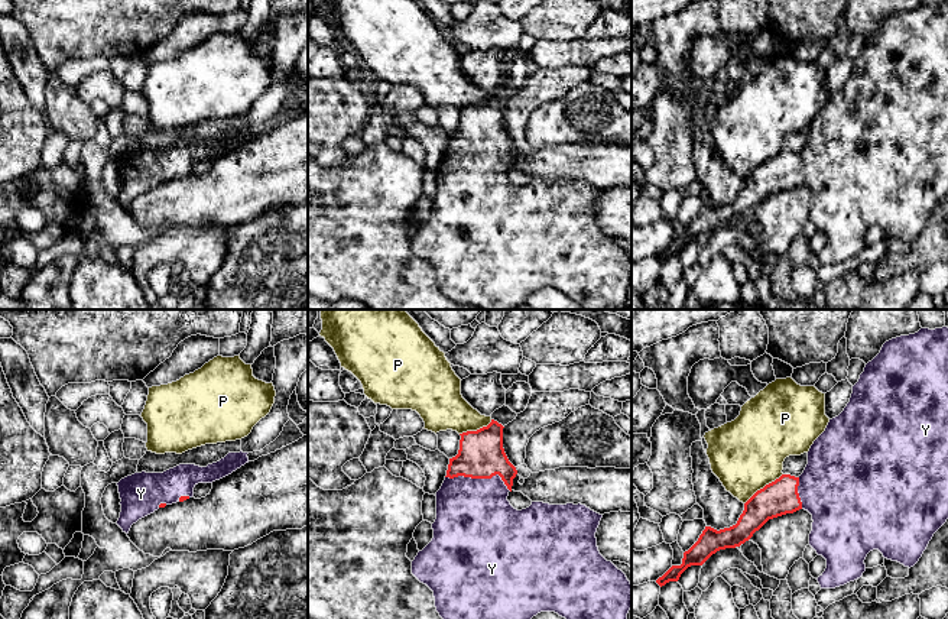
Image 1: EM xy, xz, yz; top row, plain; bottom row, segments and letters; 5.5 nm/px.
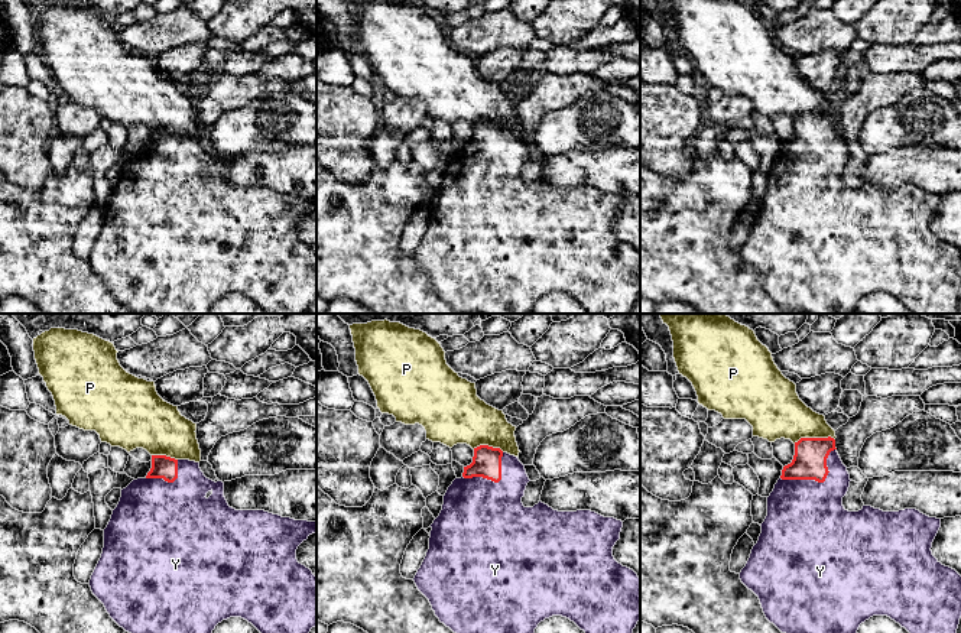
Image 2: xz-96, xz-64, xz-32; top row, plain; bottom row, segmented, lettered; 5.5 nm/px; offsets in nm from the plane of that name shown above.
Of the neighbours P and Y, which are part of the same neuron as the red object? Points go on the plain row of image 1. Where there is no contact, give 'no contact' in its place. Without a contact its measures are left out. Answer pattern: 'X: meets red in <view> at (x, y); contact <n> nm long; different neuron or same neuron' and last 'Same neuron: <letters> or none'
P: meets red in yz at (765, 162); contact 280 nm long; different neuron
Y: meets red in xz at (480, 154); contact 380 nm long; same neuron
Same neuron: Y

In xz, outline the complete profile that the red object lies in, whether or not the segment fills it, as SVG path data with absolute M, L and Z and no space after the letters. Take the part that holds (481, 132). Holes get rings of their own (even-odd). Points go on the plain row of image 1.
M491 95L487 103L460 110L458 130L449 135L445 156L435 171L434 214L412 237L412 250L434 268L439 292L458 305L516 310L538 289L555 288L584 310L626 310L632 259L598 227L595 208L603 191L581 179L532 178L526 185L514 185L507 172L517 146L504 129L503 104Z

